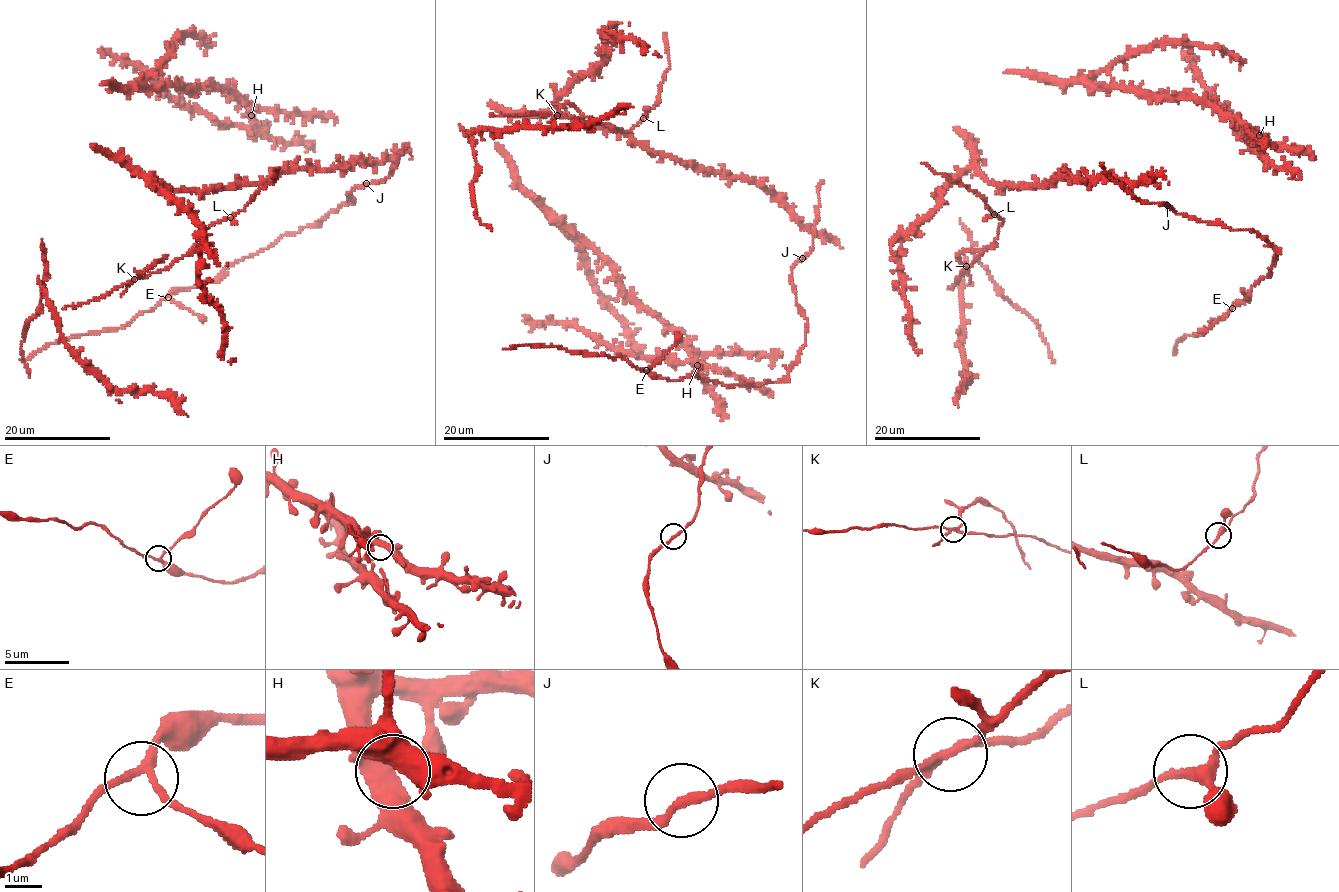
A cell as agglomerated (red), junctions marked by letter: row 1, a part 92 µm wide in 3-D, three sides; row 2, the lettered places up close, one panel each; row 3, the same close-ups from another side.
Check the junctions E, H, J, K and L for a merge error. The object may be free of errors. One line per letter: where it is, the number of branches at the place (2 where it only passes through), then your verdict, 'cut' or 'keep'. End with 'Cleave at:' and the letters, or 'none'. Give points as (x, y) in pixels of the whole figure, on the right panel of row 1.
E: place (1232, 308); branches 3; keep
H: place (1259, 135); branches 4; keep
J: place (1167, 205); branches 2; keep
K: place (966, 266); branches 4; cut
L: place (994, 214); branches 3; keep
Cleave at: K

